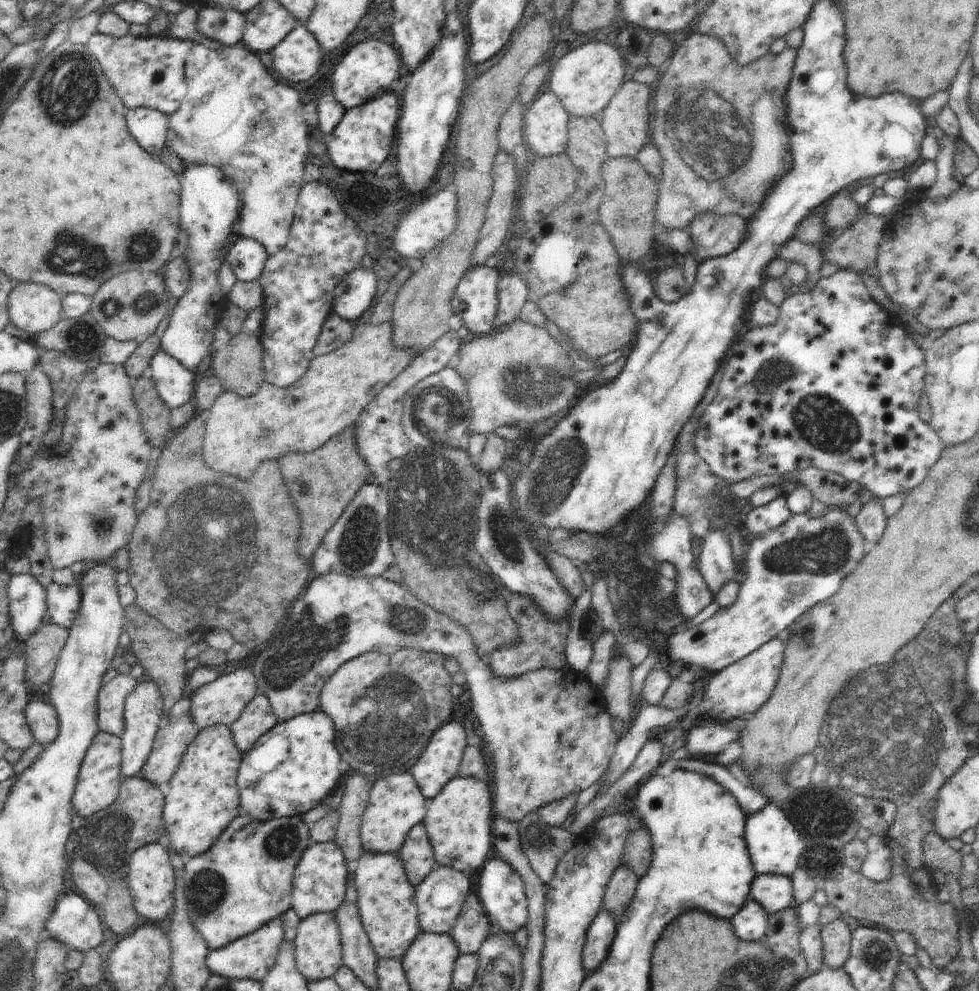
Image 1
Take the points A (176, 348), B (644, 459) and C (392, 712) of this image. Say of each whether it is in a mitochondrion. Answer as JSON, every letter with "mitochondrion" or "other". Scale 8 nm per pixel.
{"A":"other","B":"other","C":"mitochondrion"}

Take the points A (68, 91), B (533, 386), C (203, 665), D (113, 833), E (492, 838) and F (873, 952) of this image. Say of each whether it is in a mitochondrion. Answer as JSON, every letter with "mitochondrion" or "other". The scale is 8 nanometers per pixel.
{"A":"mitochondrion","B":"mitochondrion","C":"other","D":"mitochondrion","E":"other","F":"mitochondrion"}

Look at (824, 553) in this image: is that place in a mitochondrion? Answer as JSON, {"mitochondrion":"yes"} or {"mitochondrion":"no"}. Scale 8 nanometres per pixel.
{"mitochondrion":"yes"}

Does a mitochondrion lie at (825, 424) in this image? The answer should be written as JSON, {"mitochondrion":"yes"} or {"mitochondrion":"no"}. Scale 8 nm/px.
{"mitochondrion":"yes"}

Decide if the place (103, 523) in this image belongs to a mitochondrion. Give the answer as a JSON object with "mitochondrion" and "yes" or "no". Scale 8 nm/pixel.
{"mitochondrion":"yes"}

